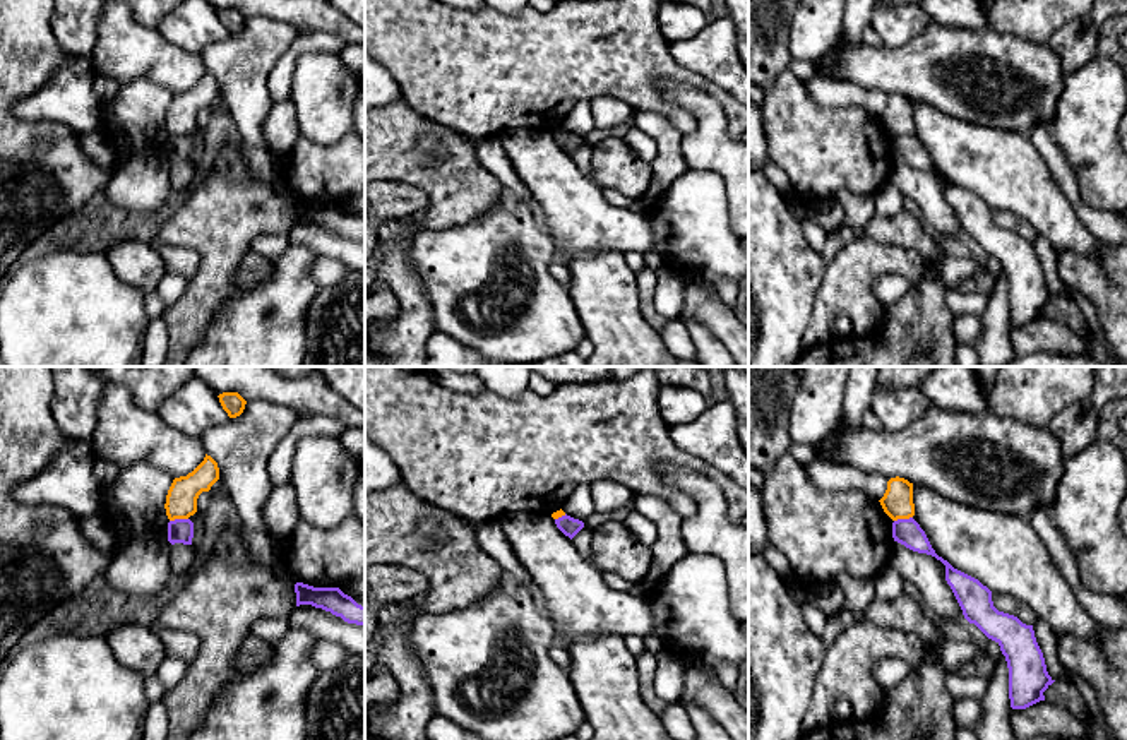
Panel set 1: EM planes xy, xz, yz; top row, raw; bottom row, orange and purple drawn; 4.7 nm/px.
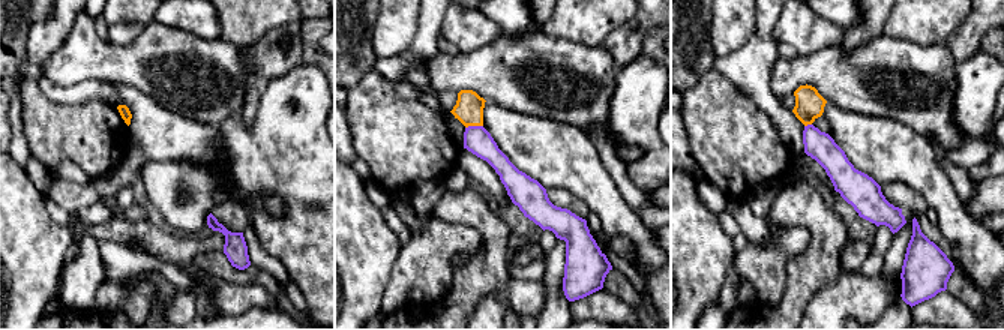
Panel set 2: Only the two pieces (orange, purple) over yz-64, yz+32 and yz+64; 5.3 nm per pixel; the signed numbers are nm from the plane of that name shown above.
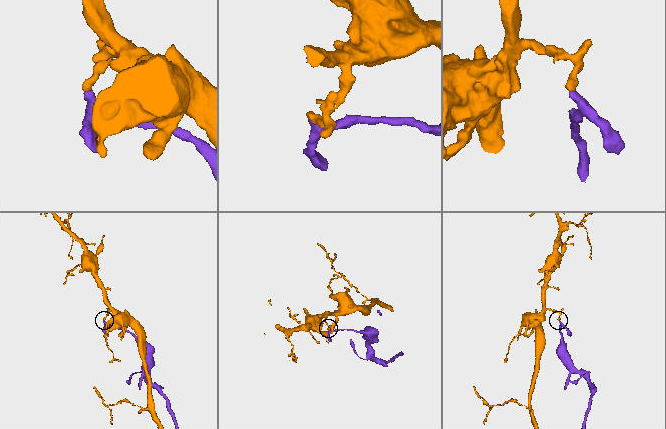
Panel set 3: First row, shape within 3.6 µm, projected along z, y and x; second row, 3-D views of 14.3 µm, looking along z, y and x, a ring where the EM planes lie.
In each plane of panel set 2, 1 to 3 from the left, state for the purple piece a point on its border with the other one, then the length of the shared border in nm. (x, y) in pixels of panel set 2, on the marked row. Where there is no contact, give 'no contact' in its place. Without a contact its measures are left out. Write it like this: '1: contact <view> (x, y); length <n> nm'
1: no contact
2: contact yz+32 (473, 125); length 100 nm
3: contact yz+64 (808, 123); length 40 nm

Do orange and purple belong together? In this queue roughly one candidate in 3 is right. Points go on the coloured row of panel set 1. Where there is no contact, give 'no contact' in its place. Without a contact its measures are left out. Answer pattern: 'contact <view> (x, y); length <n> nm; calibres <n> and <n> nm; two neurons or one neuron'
contact xy (178, 518); length 90 nm; calibres 140 and 110 nm; two neurons

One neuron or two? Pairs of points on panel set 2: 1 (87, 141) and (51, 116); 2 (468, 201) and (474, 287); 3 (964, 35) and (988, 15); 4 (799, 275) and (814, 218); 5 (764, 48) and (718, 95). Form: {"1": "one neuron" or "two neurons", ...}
{"1": "one neuron", "2": "one neuron", "3": "one neuron", "4": "one neuron", "5": "two neurons"}

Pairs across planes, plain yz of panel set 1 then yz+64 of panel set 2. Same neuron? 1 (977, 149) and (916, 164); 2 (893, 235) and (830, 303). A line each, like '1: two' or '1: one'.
1: one
2: two

